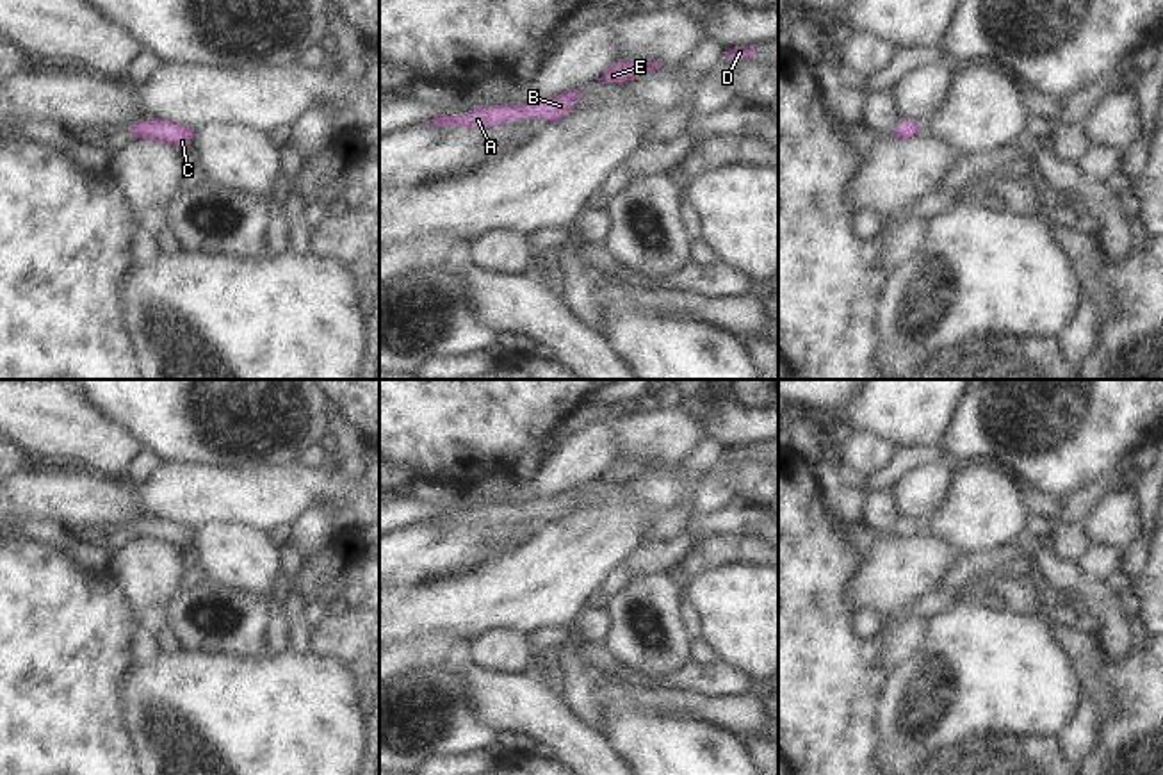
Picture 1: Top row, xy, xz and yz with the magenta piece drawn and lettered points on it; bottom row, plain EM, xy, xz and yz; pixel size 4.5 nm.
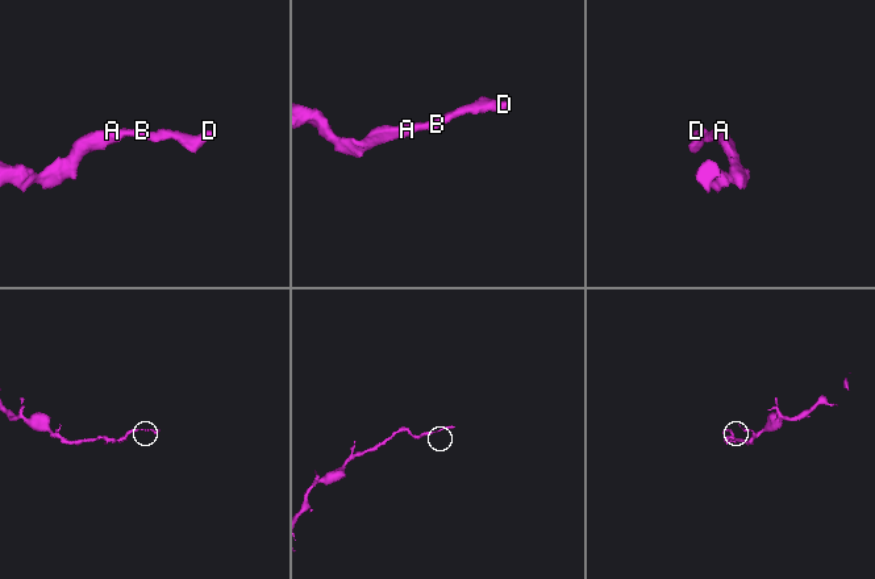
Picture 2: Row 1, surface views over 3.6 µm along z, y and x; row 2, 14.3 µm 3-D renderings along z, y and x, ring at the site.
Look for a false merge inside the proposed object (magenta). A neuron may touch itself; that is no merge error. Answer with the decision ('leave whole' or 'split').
leave whole

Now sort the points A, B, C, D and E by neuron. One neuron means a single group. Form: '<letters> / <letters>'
A B C D E

